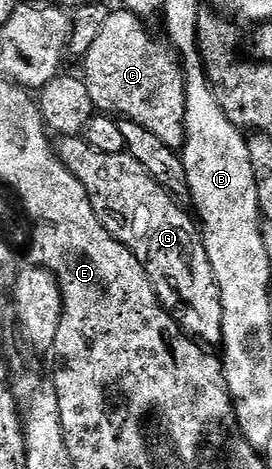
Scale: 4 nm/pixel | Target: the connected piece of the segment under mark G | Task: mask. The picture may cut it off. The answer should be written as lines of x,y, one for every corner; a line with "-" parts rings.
63,135
57,140
56,154
58,160
78,178
80,185
84,185
92,201
92,209
104,229
108,229
108,233
112,233
112,237
116,237
116,241
124,244
140,261
140,265
144,265
156,297
162,307
174,316
183,332
203,345
221,344
224,309
220,305
220,289
216,285
216,273
212,273
212,261
208,261
208,253
202,243
199,224
192,218
191,212
186,212
178,204
181,202
162,188
144,165
140,165
140,161
134,160
127,153
102,153
85,137

